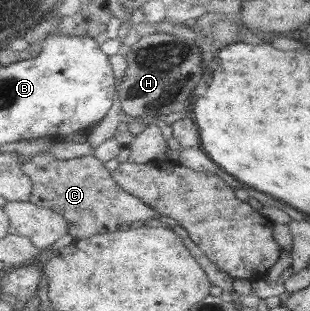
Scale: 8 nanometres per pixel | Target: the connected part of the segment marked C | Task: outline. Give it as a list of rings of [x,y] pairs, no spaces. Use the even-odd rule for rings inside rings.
[[[36,154],[21,164],[23,172],[32,179],[33,195],[30,202],[63,215],[69,225],[69,234],[76,240],[114,233],[120,225],[148,221],[160,216],[155,208],[120,187],[111,171],[102,164],[103,161],[95,155],[58,159],[52,155]]]

